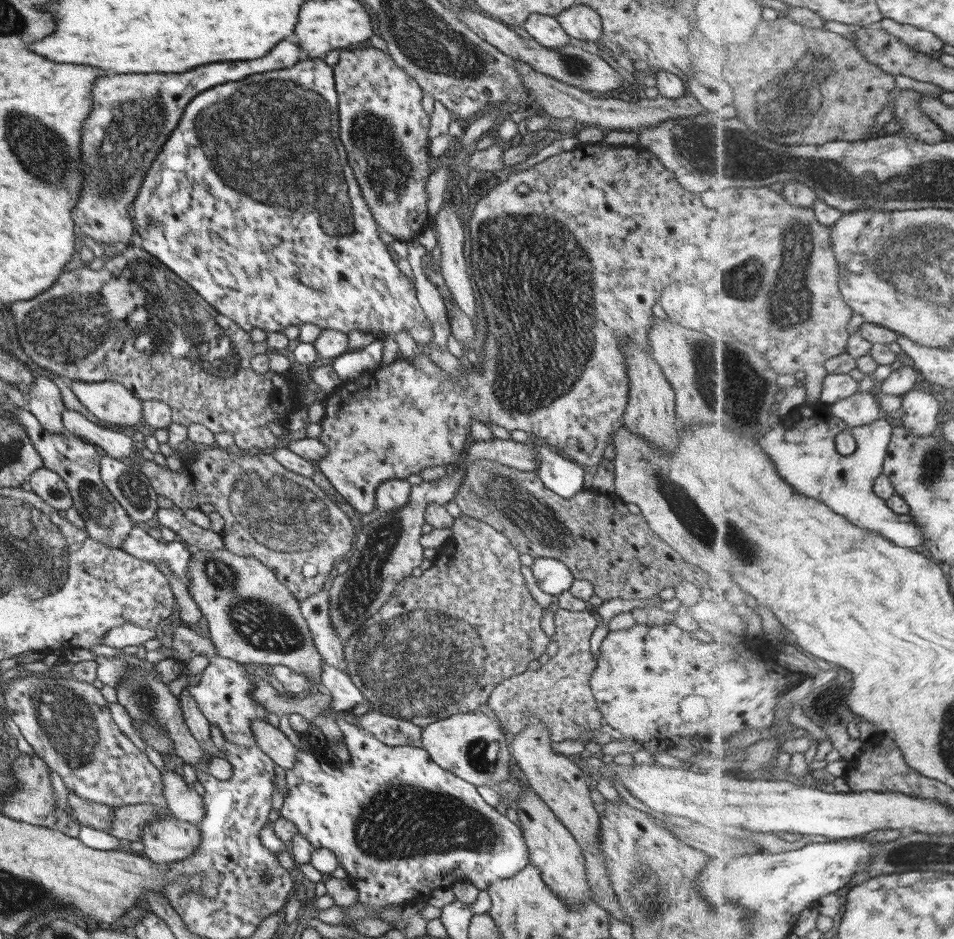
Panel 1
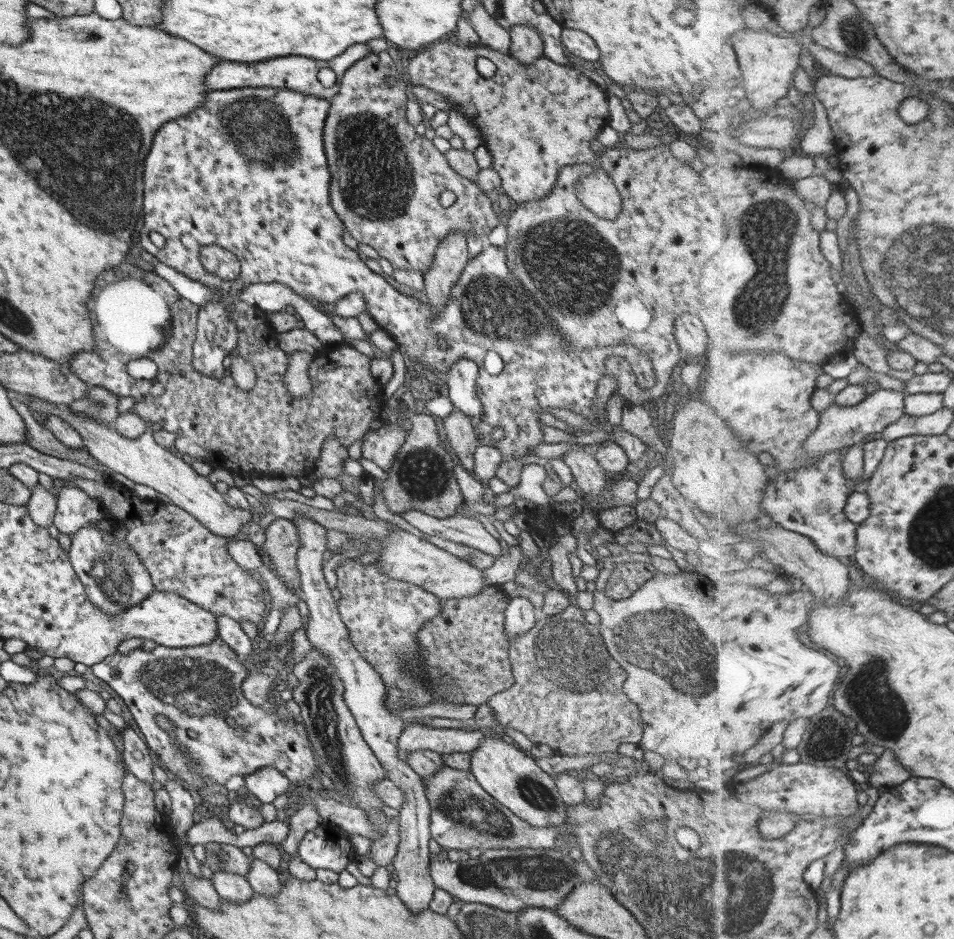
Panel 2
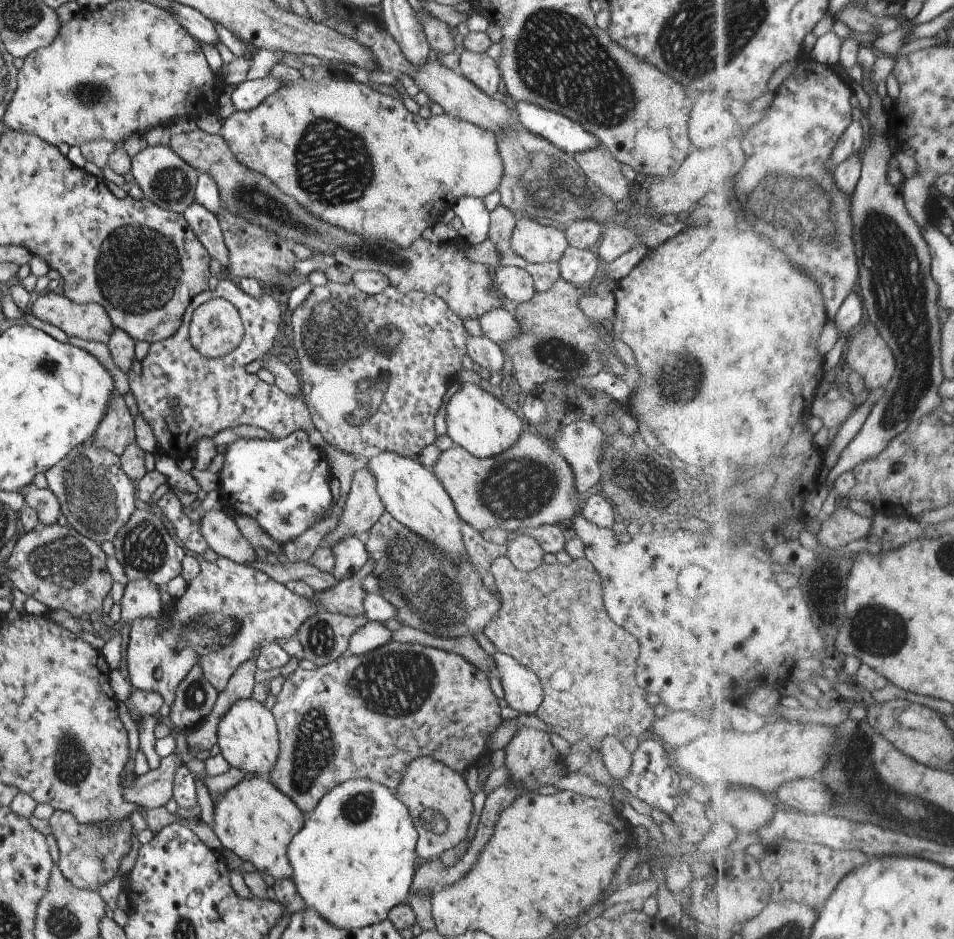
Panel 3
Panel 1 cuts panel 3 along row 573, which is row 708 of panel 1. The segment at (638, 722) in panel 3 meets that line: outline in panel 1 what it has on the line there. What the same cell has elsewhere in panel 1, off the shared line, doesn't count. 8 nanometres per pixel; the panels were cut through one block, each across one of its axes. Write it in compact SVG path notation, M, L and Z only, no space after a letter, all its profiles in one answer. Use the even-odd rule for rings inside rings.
M557 609L553 613L554 634L557 644L554 656L544 657L540 667L503 679L489 693L485 704L493 710L501 730L508 736L518 734L525 726L523 715L536 716L546 725L552 742L578 740L583 745L589 734L585 731L599 731L602 719L592 692L589 679L597 665L596 658L589 650L589 637L599 625L594 611L571 612Z

